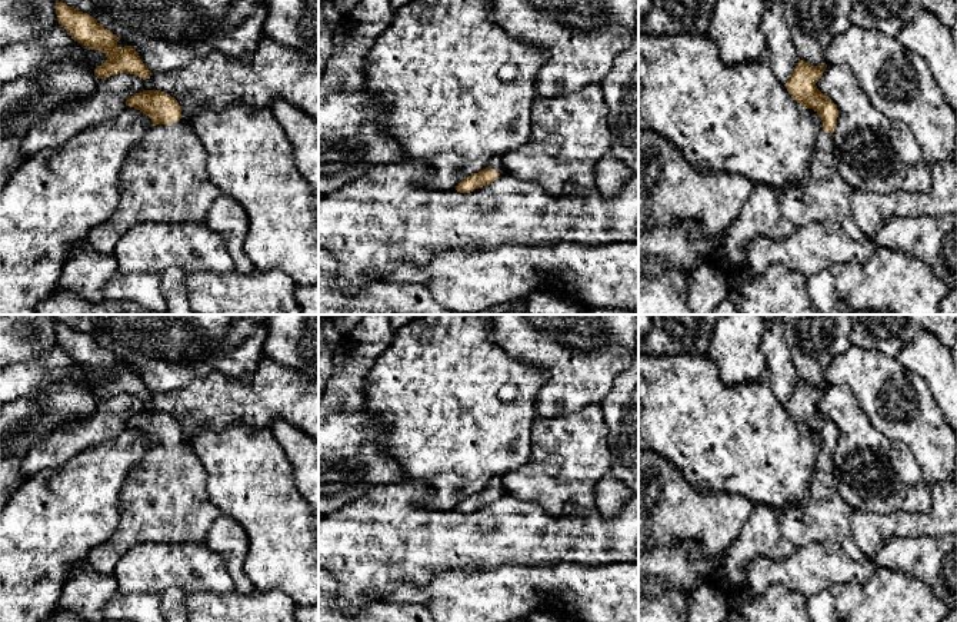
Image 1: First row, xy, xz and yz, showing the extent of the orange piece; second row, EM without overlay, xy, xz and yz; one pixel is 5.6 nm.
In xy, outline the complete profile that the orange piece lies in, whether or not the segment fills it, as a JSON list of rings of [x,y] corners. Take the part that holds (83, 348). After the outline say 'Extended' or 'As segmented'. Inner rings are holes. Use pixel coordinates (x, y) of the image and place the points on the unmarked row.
[[[56,320],[56,335],[59,345],[74,360],[107,376],[107,380],[94,389],[97,399],[106,399],[119,393],[131,393],[141,399],[151,396],[151,392],[141,382],[139,373],[131,366],[119,367],[117,362],[120,359],[99,345],[90,335],[79,332],[59,320]]]. As segmented

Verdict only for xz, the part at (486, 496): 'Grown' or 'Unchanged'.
Grown

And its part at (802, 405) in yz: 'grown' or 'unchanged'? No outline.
grown

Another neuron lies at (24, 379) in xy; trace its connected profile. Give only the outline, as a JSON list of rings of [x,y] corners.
[[[59,345],[41,359],[11,363],[0,369],[0,408],[19,398],[37,398],[51,379],[76,379],[94,392],[107,376],[80,365]]]

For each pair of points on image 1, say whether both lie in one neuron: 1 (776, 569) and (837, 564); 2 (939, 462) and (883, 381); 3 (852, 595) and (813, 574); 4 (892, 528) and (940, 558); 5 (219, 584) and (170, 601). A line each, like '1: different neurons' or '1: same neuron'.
1: same neuron
2: same neuron
3: different neurons
4: different neurons
5: different neurons

